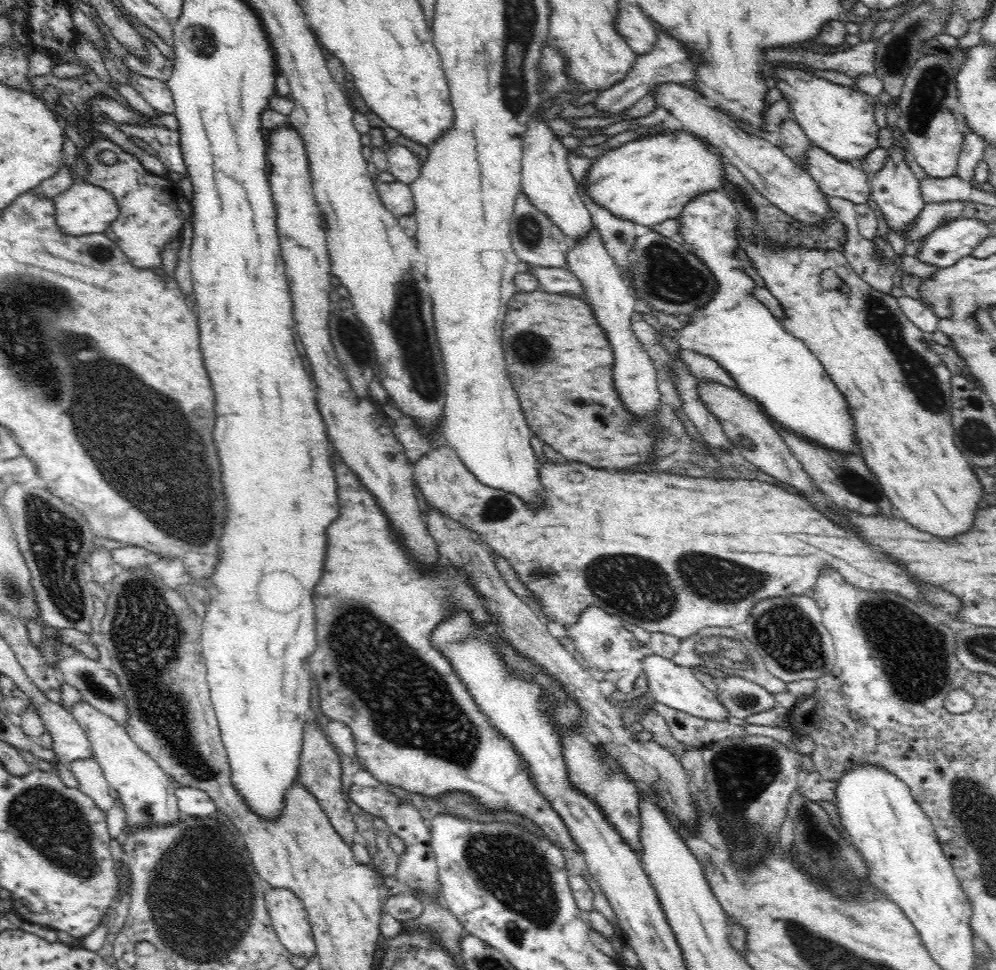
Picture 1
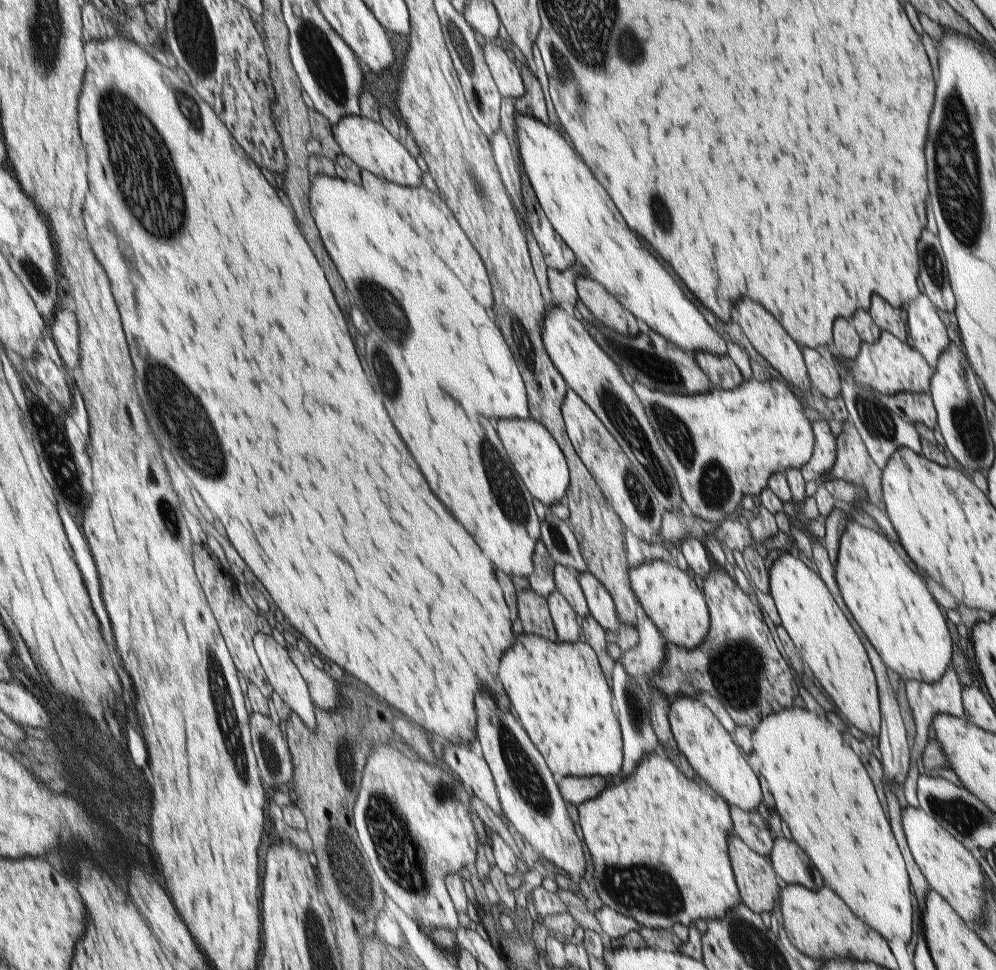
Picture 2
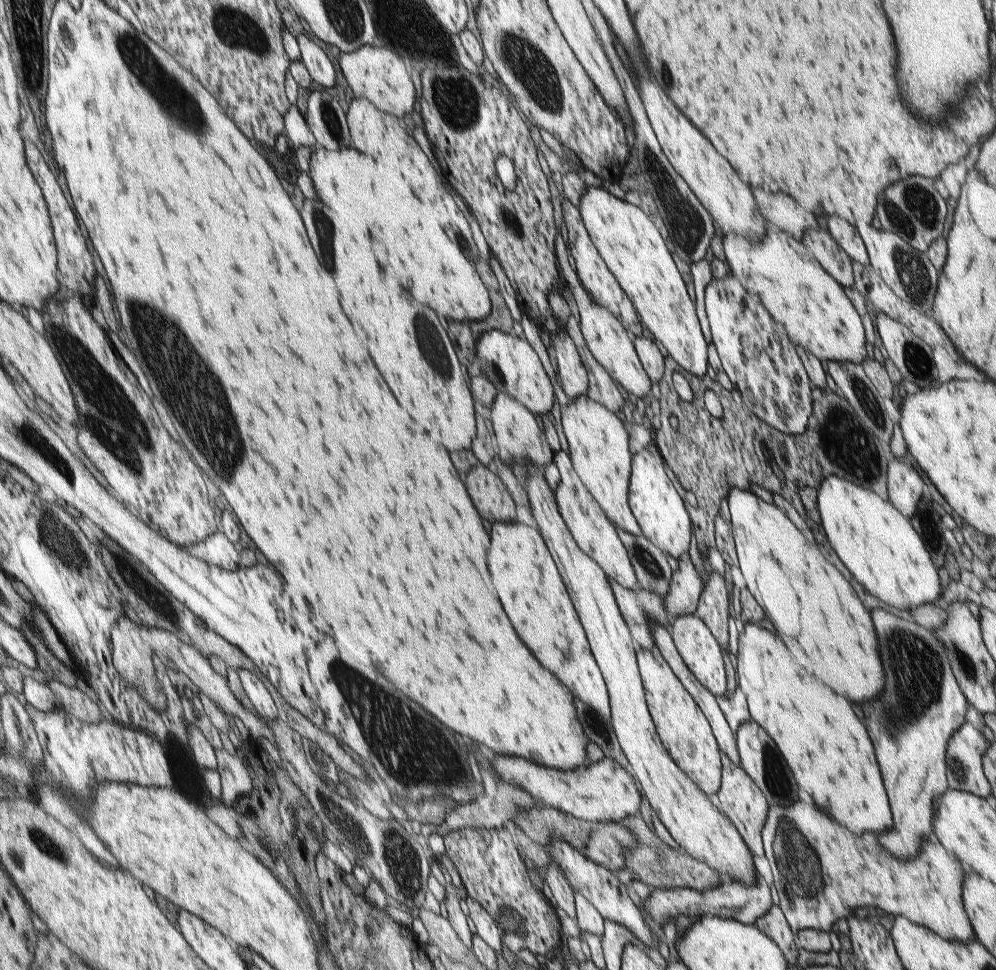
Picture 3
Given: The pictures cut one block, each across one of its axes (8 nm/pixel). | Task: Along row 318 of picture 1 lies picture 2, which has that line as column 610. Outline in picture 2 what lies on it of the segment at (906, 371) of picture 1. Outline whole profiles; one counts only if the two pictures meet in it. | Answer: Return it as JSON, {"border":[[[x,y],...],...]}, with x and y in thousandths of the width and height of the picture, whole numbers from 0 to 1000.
{"border":[[[653,776],[641,787],[639,794],[633,800],[609,810],[598,823],[586,826],[579,833],[581,848],[586,861],[586,868],[590,871],[590,876],[593,878],[597,897],[595,909],[601,925],[604,927],[605,934],[636,946],[643,954],[658,958],[668,957],[672,960],[675,960],[675,957],[681,952],[692,956],[695,951],[705,948],[705,946],[710,949],[713,946],[727,946],[731,939],[739,936],[745,930],[745,921],[742,919],[743,913],[738,906],[733,885],[731,885],[731,872],[729,872],[729,864],[731,864],[733,858],[736,858],[732,832],[733,830],[730,826],[721,821],[714,810],[711,810],[701,801],[697,805],[689,802],[681,793],[681,789],[665,776]]]}

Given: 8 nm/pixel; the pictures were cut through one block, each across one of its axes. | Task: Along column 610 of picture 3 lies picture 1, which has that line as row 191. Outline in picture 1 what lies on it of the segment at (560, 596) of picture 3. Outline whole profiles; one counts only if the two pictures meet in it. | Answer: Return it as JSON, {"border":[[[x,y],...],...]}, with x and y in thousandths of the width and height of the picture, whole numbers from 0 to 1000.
{"border":[[[713,196],[707,200],[701,200],[687,212],[687,221],[681,229],[685,229],[685,247],[697,258],[697,263],[713,277],[717,284],[719,297],[711,311],[705,315],[703,322],[699,322],[691,336],[685,342],[669,340],[669,344],[677,346],[679,355],[684,359],[695,359],[707,367],[717,369],[733,388],[739,392],[745,402],[759,410],[771,428],[785,439],[788,443],[803,449],[804,452],[815,455],[820,461],[830,462],[837,467],[857,468],[859,466],[859,449],[857,449],[857,435],[851,423],[851,413],[843,401],[836,396],[835,391],[827,381],[827,376],[821,371],[821,368],[811,360],[811,358],[791,340],[785,338],[781,328],[777,326],[769,315],[767,315],[757,304],[755,299],[758,291],[749,282],[748,272],[739,265],[739,256],[741,256],[742,243],[740,241],[740,222],[737,207],[732,200]]]}

